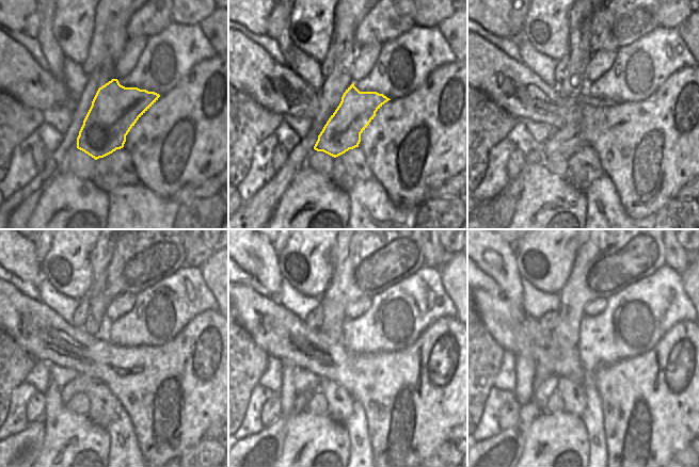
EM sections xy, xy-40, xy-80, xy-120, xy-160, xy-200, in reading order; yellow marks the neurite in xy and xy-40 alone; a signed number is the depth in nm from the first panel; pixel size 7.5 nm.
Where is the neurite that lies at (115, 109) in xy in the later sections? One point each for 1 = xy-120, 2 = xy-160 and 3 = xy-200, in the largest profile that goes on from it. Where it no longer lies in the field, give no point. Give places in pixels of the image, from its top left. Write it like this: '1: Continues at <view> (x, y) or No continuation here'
1: Continues at xy-120 (81, 383)
2: Continues at xy-160 (301, 401)
3: Continues at xy-200 (507, 446)

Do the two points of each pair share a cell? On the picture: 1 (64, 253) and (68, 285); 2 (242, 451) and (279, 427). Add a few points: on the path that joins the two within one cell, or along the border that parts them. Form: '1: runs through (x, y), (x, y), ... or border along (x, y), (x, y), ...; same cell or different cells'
1: runs through (69, 260), (73, 266), (72, 277); same cell
2: runs through (251, 447), (261, 436), (270, 433); same cell

